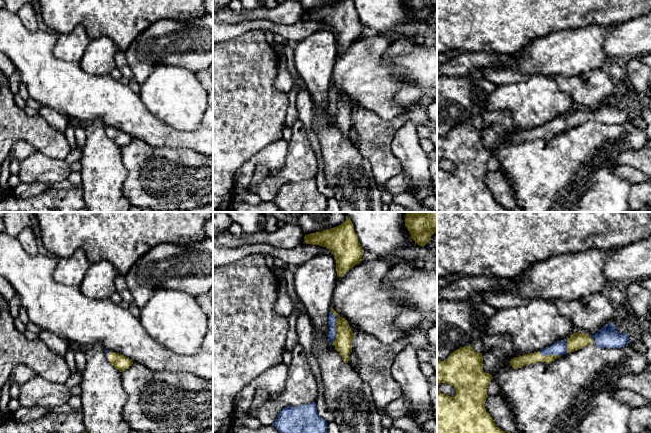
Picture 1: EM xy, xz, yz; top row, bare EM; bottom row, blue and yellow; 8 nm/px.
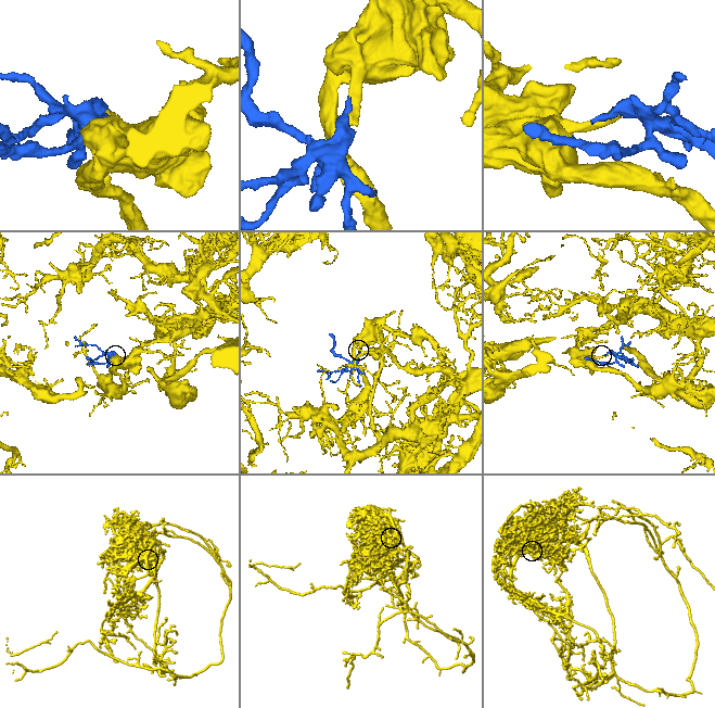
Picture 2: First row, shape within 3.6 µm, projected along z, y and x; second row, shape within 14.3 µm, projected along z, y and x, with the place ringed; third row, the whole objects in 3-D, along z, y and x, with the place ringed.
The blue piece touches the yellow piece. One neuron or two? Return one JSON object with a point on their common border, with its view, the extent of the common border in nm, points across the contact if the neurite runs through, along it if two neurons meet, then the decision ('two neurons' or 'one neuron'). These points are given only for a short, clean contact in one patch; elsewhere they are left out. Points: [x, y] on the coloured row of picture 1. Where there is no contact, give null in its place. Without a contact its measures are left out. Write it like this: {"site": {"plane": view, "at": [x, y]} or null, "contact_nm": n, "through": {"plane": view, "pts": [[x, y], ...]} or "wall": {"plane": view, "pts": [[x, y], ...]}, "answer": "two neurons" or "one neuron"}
{"site": {"plane": "xz", "at": [335, 326]}, "contact_nm": 260, "through": {"plane": "xz", "pts": [[332, 319], [335, 326], [342, 336], [343, 343]]}, "answer": "one neuron"}

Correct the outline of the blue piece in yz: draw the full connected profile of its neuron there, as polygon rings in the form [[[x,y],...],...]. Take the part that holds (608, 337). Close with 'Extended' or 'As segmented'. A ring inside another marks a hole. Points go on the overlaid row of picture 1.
[[[608,323],[595,334],[575,332],[569,338],[559,340],[540,351],[515,357],[510,361],[510,365],[518,369],[537,362],[551,363],[559,356],[591,345],[592,338],[596,339],[595,345],[601,348],[622,348],[632,342],[628,333],[620,333],[613,323]]]. Extended

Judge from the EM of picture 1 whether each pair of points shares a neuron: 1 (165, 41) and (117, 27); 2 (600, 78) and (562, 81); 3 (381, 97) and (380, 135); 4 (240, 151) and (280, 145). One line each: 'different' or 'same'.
1: different
2: same
3: different
4: different

